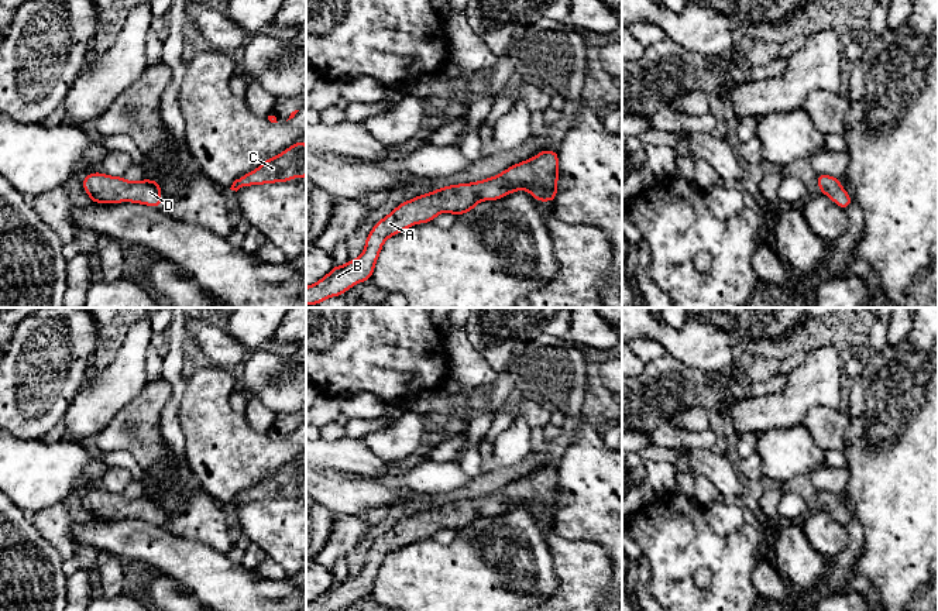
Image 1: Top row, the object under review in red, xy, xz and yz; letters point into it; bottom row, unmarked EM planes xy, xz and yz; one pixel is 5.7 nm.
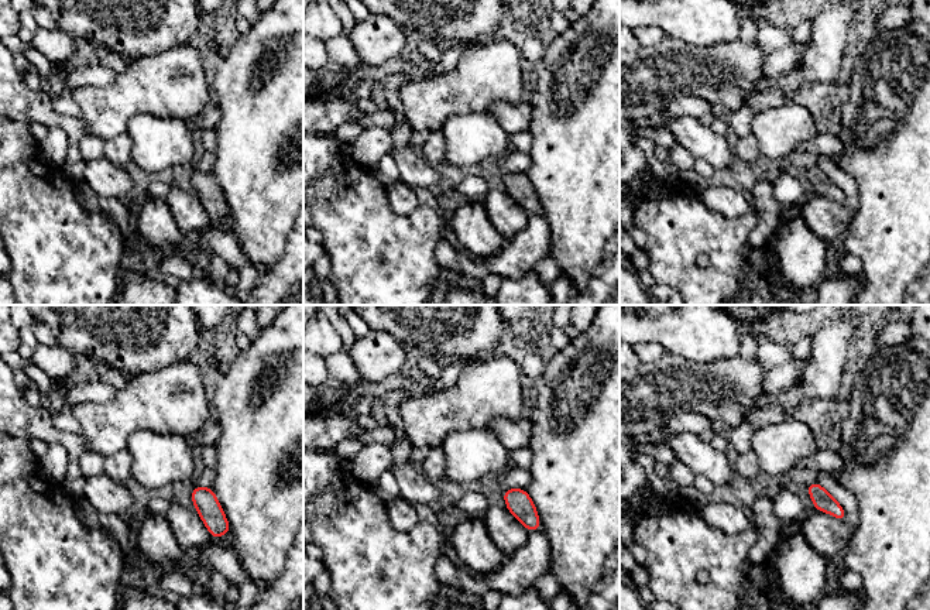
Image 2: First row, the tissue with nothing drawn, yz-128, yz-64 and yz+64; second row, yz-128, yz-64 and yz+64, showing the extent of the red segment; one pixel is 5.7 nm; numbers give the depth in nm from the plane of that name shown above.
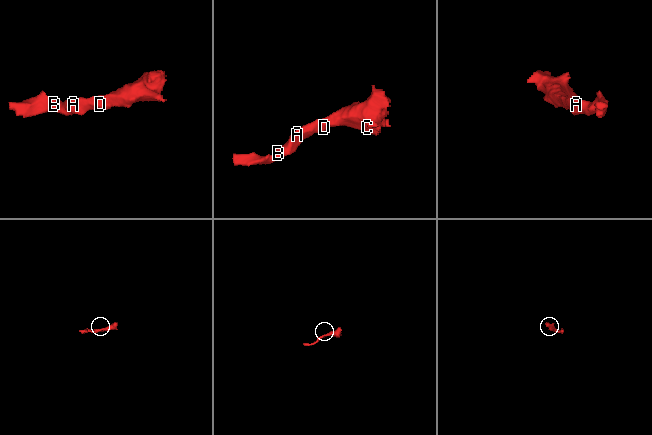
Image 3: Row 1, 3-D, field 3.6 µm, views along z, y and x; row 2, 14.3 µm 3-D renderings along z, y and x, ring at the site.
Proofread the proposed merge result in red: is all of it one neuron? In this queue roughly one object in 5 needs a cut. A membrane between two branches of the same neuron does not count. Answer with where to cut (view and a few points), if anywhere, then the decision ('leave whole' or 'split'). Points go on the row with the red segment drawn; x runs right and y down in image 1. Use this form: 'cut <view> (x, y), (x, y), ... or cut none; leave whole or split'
cut none; leave whole

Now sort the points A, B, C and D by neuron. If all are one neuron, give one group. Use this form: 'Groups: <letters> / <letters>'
Groups: A B C D

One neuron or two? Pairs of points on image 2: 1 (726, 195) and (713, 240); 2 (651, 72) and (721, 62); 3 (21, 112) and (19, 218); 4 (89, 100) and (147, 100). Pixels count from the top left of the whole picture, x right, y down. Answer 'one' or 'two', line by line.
1: two
2: one
3: two
4: one

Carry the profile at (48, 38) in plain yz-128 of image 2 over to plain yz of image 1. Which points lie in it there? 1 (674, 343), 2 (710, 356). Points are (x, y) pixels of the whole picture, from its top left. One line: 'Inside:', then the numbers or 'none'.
Inside: 1, 2

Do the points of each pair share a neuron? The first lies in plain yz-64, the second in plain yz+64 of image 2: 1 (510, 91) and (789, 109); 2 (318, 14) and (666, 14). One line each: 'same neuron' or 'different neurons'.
1: different neurons
2: different neurons

